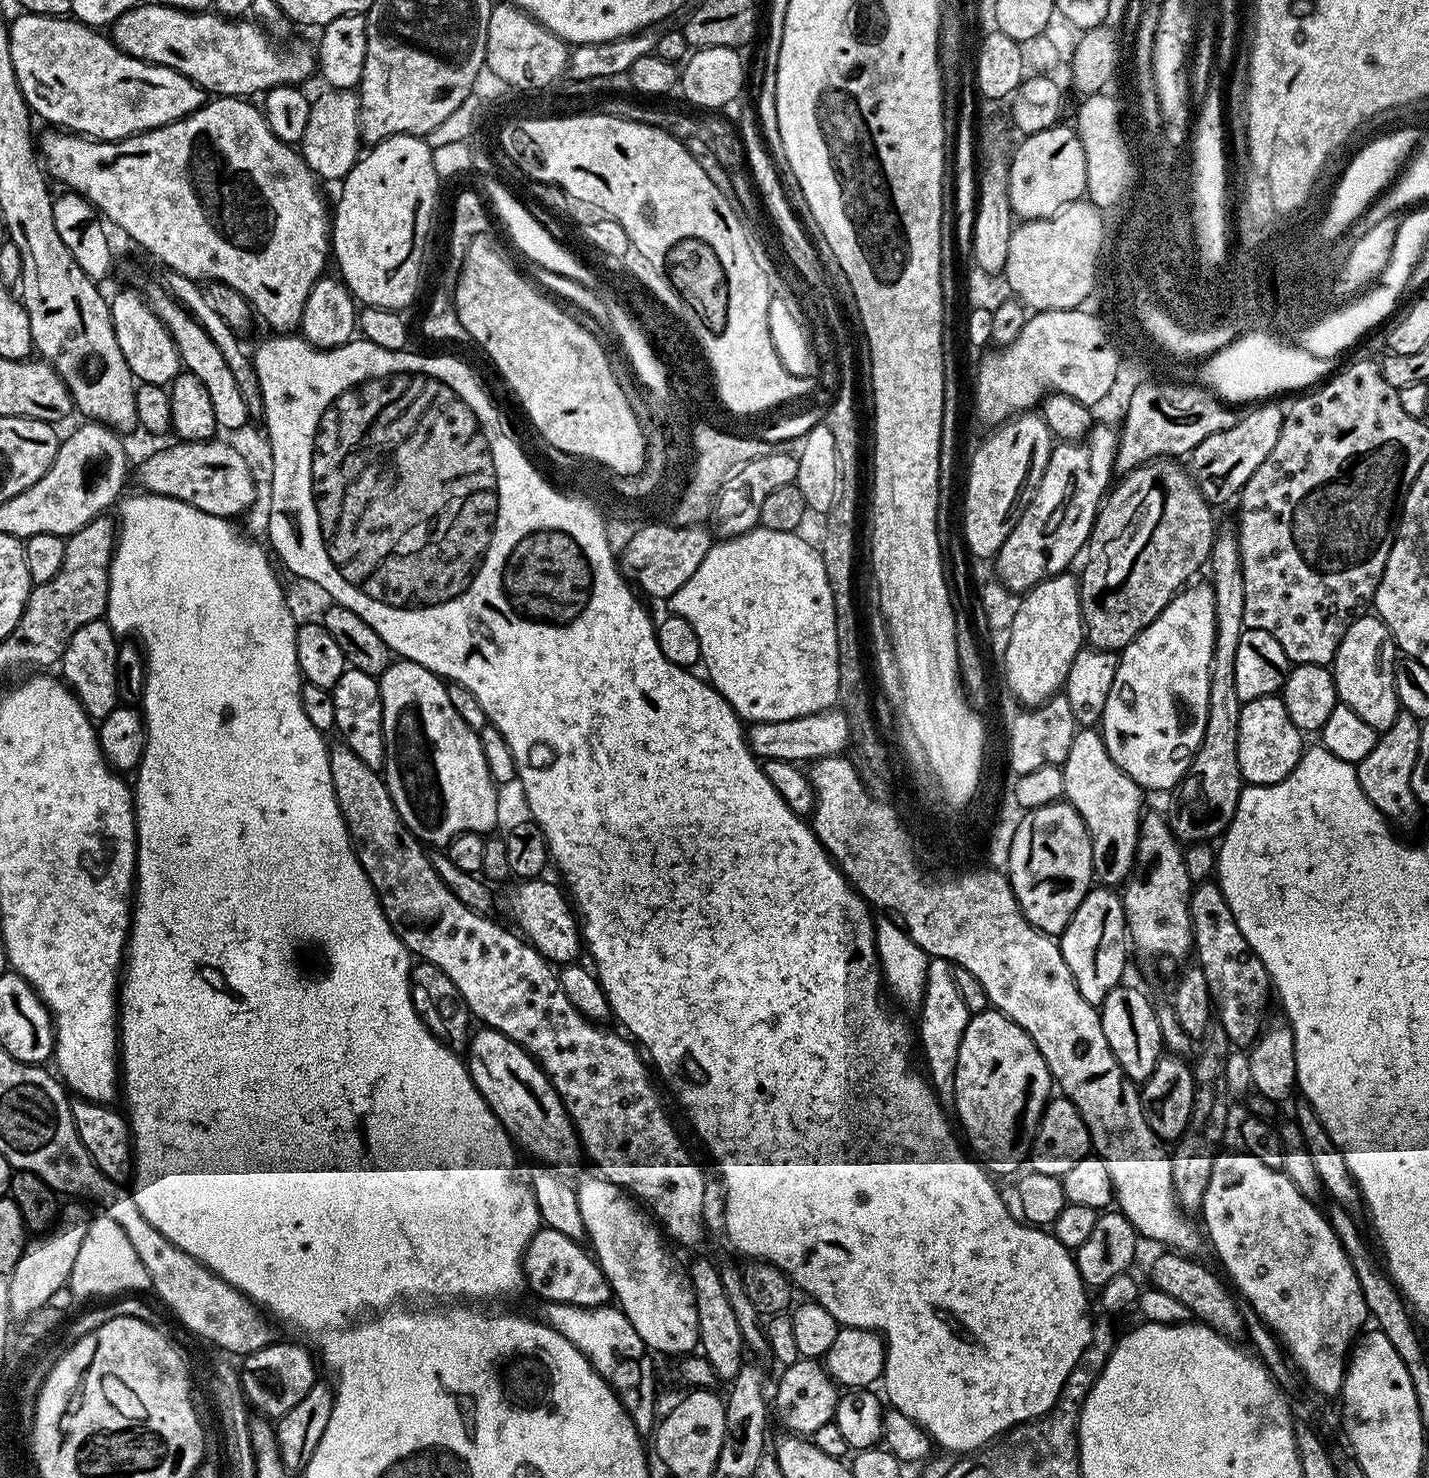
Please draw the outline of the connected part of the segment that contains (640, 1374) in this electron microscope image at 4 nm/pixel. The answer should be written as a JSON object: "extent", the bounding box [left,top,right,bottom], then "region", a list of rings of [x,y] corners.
{"extent":[539,1304,658,1438],"region":[[[573,1304],[539,1305],[539,1319],[553,1328],[566,1342],[570,1342],[590,1362],[590,1366],[612,1388],[612,1393],[620,1399],[620,1405],[634,1422],[636,1433],[641,1438],[653,1435],[658,1424],[656,1416],[656,1372],[652,1369],[653,1357],[650,1350],[638,1338],[638,1330],[630,1326],[630,1318],[619,1307],[583,1308]]]}

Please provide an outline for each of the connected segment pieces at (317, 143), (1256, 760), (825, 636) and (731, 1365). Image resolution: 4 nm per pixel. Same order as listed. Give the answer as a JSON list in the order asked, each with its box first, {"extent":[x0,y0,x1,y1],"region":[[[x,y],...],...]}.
[{"extent":[302,89,362,181],"region":[[[346,89],[325,90],[312,100],[310,123],[302,141],[302,155],[310,170],[321,181],[343,181],[349,170],[362,156],[362,133],[360,131],[360,96]]]},{"extent":[1238,695,1304,785],"region":[[[1279,695],[1247,701],[1241,707],[1238,722],[1238,766],[1241,777],[1249,785],[1282,782],[1304,755],[1304,740],[1298,726],[1290,722],[1290,714],[1286,714],[1286,706]]]},{"extent":[666,527,838,722],"region":[[[762,527],[751,528],[741,536],[730,536],[721,539],[720,544],[713,543],[708,549],[706,558],[702,558],[702,566],[682,582],[682,586],[674,595],[669,596],[666,604],[670,606],[671,615],[686,618],[690,626],[694,626],[694,634],[698,634],[702,668],[705,668],[707,679],[737,716],[744,722],[786,722],[790,718],[802,718],[810,714],[829,711],[837,703],[838,690],[838,630],[836,629],[836,611],[834,610],[834,594],[830,590],[830,578],[826,578],[826,562],[822,562],[822,554],[815,543],[800,537],[799,531],[783,532],[782,530],[766,530]]]},{"extent":[686,1258,745,1382],"region":[[[704,1258],[701,1262],[692,1263],[686,1271],[694,1290],[695,1310],[698,1311],[699,1349],[717,1377],[721,1381],[730,1382],[744,1363],[742,1354],[744,1355],[745,1345],[742,1343],[740,1328],[725,1294],[717,1265]]]}]

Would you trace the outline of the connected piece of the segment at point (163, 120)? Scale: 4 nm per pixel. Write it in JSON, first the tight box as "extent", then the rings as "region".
{"extent":[8,12,206,140],"region":[[[24,12],[8,25],[10,58],[14,62],[16,81],[29,109],[37,117],[49,120],[49,125],[69,133],[77,133],[94,140],[125,140],[152,128],[161,128],[183,120],[191,112],[197,112],[206,103],[203,88],[161,64],[147,64],[119,48],[103,31],[88,27],[68,16],[40,16],[36,12]]]}

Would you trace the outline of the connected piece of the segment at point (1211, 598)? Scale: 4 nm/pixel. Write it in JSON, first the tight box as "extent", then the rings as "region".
{"extent":[1098,583,1216,793],"region":[[[1211,583],[1195,584],[1177,592],[1162,614],[1158,614],[1158,618],[1119,653],[1114,686],[1110,686],[1110,698],[1106,698],[1106,710],[1102,710],[1098,725],[1106,750],[1110,758],[1114,758],[1114,766],[1149,793],[1171,793],[1175,789],[1188,772],[1206,730],[1212,655],[1216,645],[1216,594]]]}

